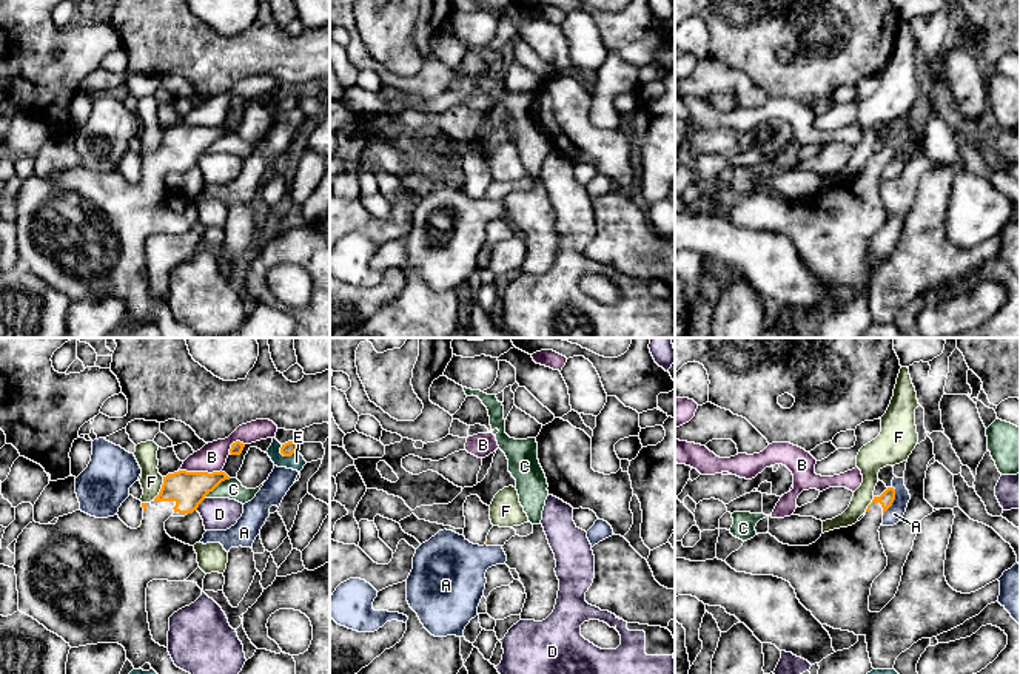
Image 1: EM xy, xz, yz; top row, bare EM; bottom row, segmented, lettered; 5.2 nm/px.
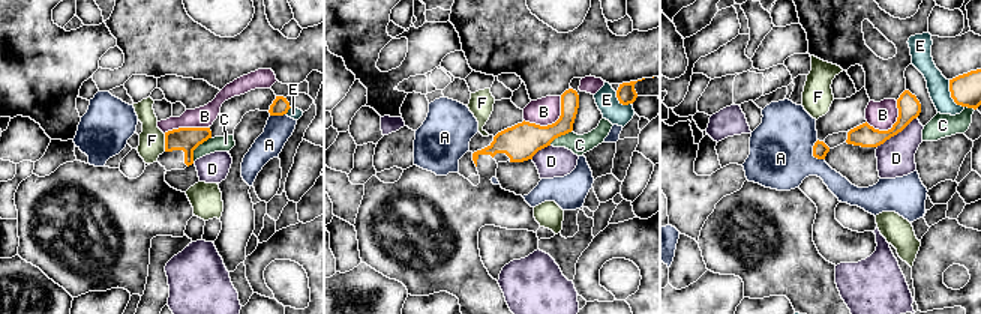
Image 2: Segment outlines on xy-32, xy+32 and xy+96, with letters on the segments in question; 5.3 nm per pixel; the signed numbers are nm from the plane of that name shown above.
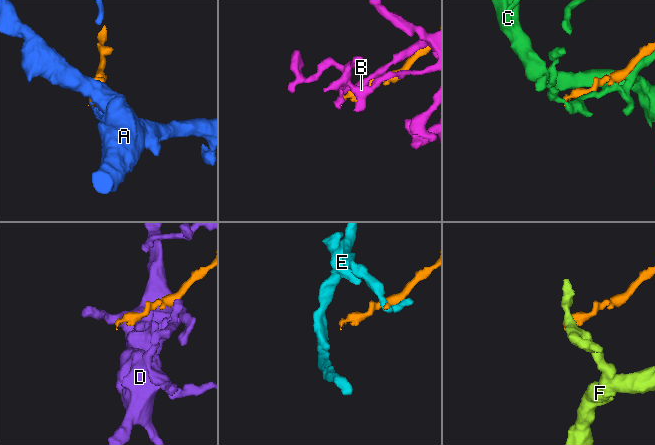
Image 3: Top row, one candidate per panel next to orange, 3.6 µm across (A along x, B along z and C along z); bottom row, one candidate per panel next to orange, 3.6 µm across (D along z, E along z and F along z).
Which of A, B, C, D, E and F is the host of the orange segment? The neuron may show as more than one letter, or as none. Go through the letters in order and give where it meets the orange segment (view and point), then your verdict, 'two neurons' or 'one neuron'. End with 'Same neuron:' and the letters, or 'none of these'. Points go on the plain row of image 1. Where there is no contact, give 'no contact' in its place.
A: yz (892, 156) | two neurons
B: xy (201, 127) | two neurons
C: xy (216, 141) | two neurons
D: xy (199, 158) | two neurons
E: xy (287, 110) | two neurons
F: xy (161, 144) | two neurons
Same neuron: none of these

